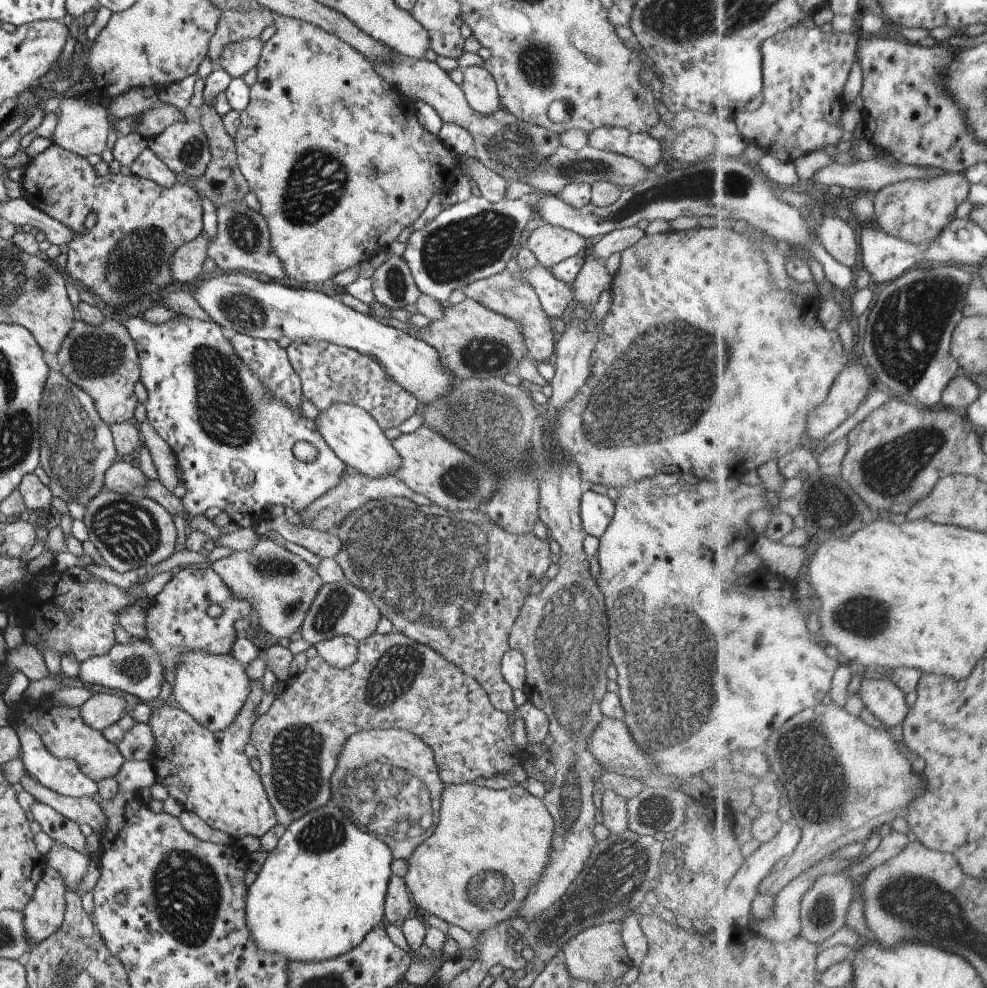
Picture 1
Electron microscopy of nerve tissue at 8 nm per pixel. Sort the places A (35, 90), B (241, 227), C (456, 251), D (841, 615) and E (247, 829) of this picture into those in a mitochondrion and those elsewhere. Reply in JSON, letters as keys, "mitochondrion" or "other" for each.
{"A":"other","B":"mitochondrion","C":"mitochondrion","D":"mitochondrion","E":"other"}

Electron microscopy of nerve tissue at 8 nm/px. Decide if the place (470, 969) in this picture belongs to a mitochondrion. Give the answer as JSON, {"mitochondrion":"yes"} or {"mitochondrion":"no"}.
{"mitochondrion":"no"}

